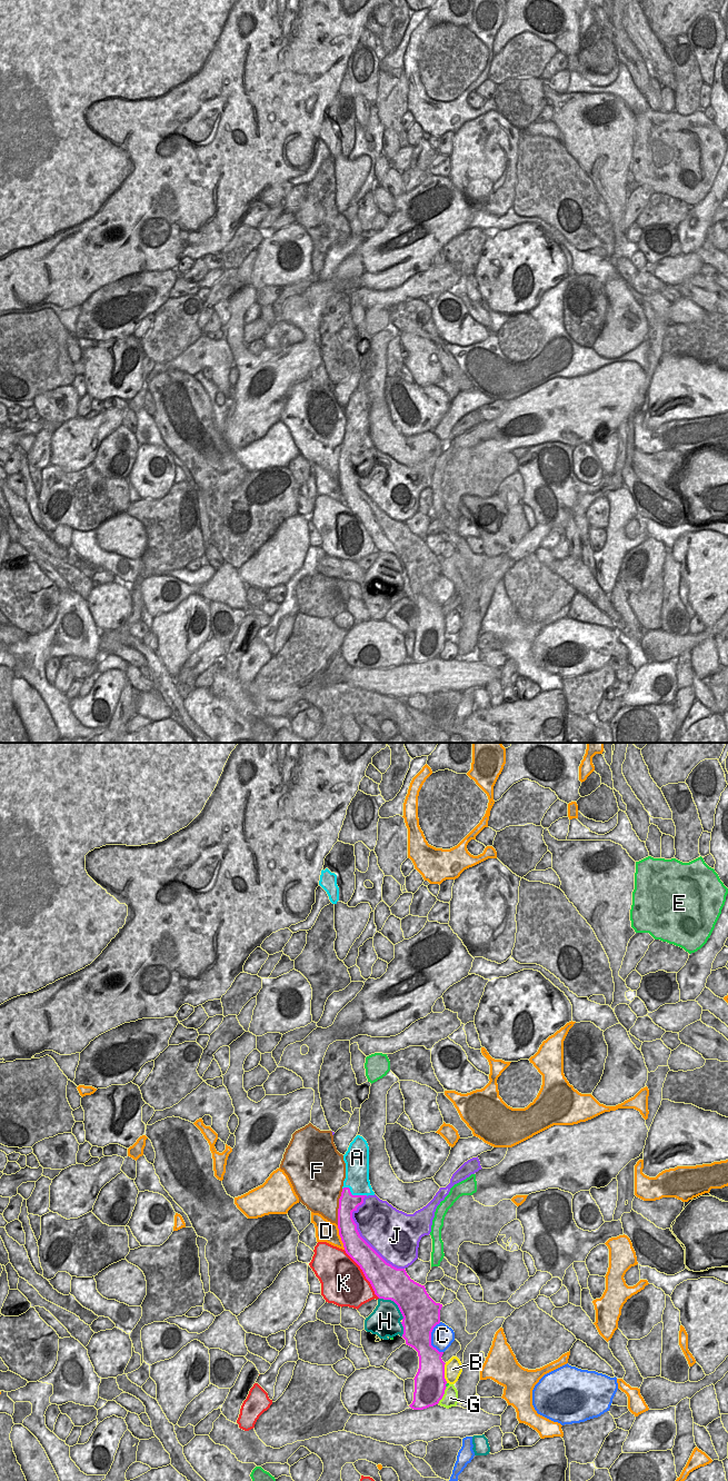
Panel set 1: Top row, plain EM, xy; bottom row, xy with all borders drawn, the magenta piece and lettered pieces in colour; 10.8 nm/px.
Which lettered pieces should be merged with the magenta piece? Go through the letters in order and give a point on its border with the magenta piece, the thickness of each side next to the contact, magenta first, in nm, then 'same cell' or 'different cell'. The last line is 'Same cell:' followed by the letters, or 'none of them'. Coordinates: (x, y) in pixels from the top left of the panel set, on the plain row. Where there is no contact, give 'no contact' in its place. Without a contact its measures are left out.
A: contact xy (353, 448); calibres 200 and 260 nm; same cell
B: contact xy (444, 626); calibres 340 and 190 nm; different cell
C: contact xy (430, 592); calibres 360 and 240 nm; different cell
D: contact xy (340, 489); calibres 240 and 220 nm; different cell
E: contact xy (445, 638); calibres 340 and 30 nm; different cell
F: contact xy (339, 459); calibres 200 and 420 nm; different cell
G: contact xy (442, 648); calibres 340 and 170 nm; different cell
H: contact xy (395, 555); calibres 360 and 340 nm; different cell
J: contact xy (361, 490); calibres 240 and 480 nm; different cell
K: contact xy (364, 526); calibres 340 and 480 nm; different cell
Same cell: A

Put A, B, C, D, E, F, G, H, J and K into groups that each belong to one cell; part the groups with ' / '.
A / B / C / D / E / F / G / H / J / K

